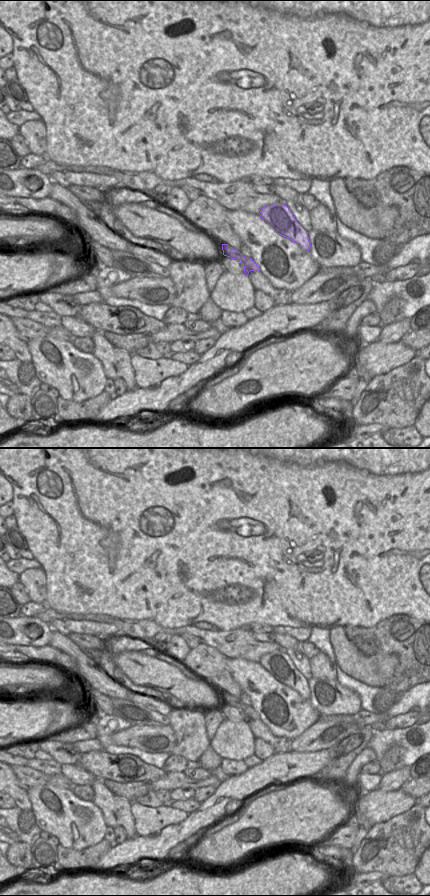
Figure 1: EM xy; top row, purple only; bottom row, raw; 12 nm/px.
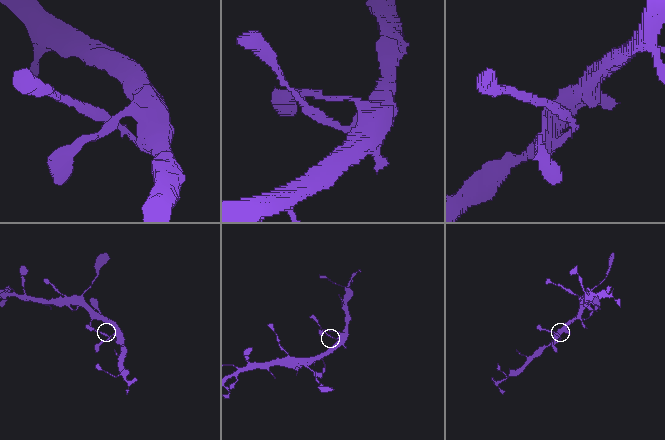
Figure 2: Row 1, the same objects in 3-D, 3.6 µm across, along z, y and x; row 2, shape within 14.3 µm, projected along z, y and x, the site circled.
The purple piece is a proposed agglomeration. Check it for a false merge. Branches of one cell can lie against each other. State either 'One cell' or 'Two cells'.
Two cells

